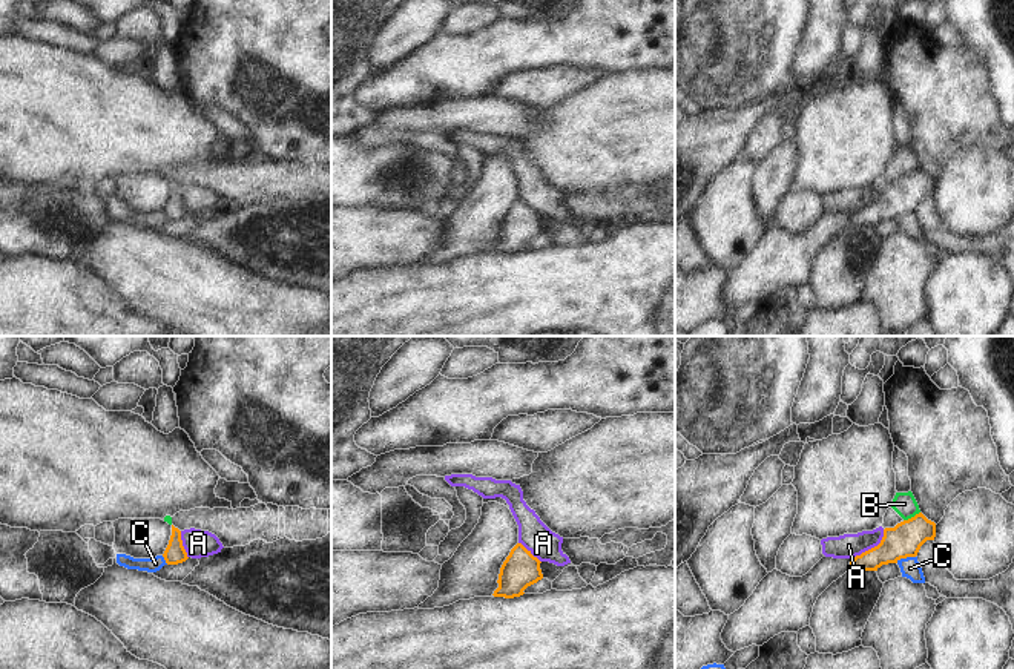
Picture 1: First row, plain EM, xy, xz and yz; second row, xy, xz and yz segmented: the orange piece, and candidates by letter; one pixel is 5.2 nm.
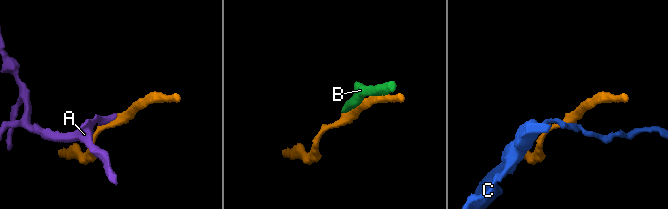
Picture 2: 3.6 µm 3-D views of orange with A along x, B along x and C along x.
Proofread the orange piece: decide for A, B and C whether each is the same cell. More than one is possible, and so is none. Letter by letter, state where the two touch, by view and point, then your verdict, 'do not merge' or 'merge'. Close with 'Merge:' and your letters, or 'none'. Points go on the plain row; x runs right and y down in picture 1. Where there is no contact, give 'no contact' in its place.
A: yz (875, 203) | do not merge
B: yz (911, 174) | do not merge
C: yz (905, 214) | do not merge
Merge: none

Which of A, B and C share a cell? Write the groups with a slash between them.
A / B / C

